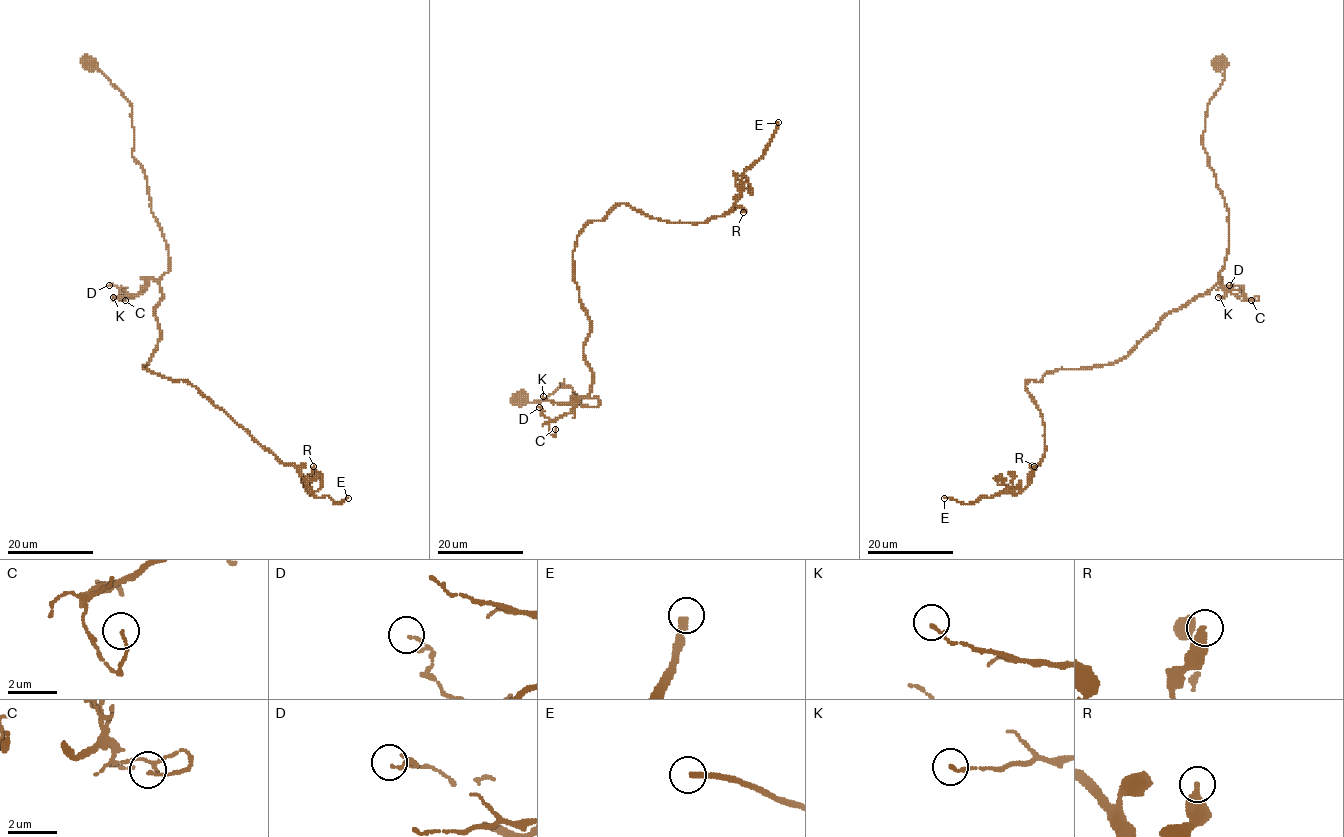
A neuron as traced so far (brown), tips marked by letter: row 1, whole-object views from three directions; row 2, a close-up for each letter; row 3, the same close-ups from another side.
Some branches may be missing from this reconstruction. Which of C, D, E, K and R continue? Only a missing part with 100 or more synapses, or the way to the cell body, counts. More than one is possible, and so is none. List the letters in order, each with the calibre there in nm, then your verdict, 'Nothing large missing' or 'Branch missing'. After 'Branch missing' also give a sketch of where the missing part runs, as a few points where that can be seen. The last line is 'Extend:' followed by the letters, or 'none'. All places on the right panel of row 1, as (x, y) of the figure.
C: Thickness 110 nm. Nothing large missing
D: Thickness 80 nm. Nothing large missing
E: Thickness 240 nm. Branch missing
K: Thickness 130 nm. Nothing large missing
R: Thickness 440 nm. Nothing large missing
Extend: E

